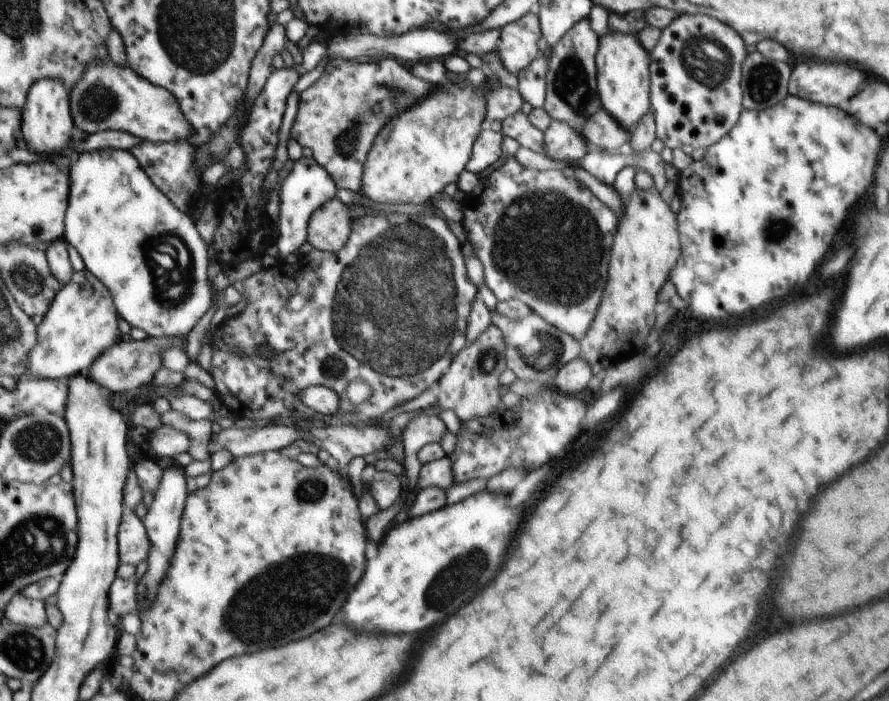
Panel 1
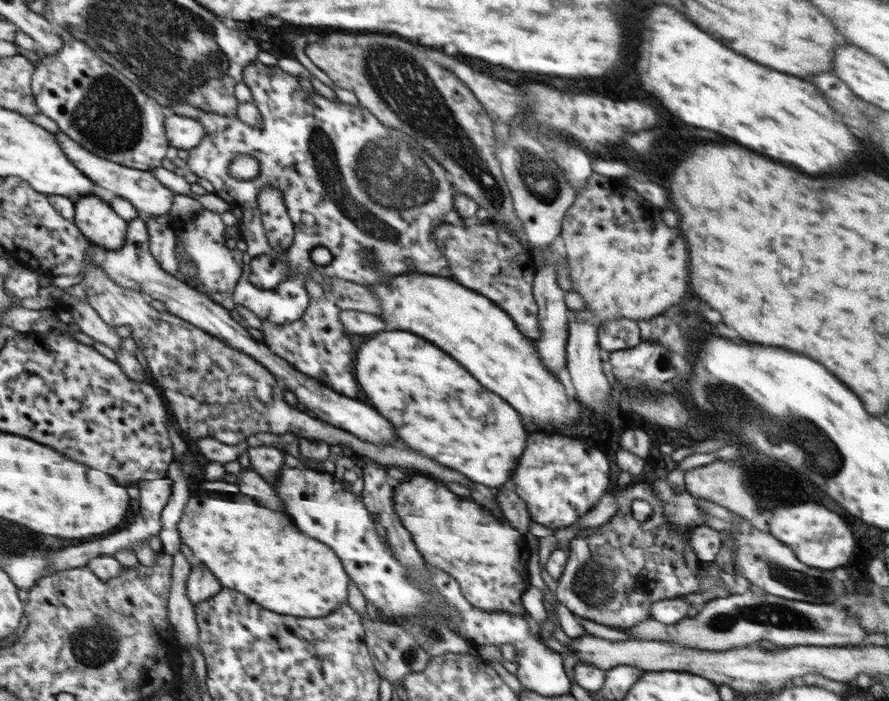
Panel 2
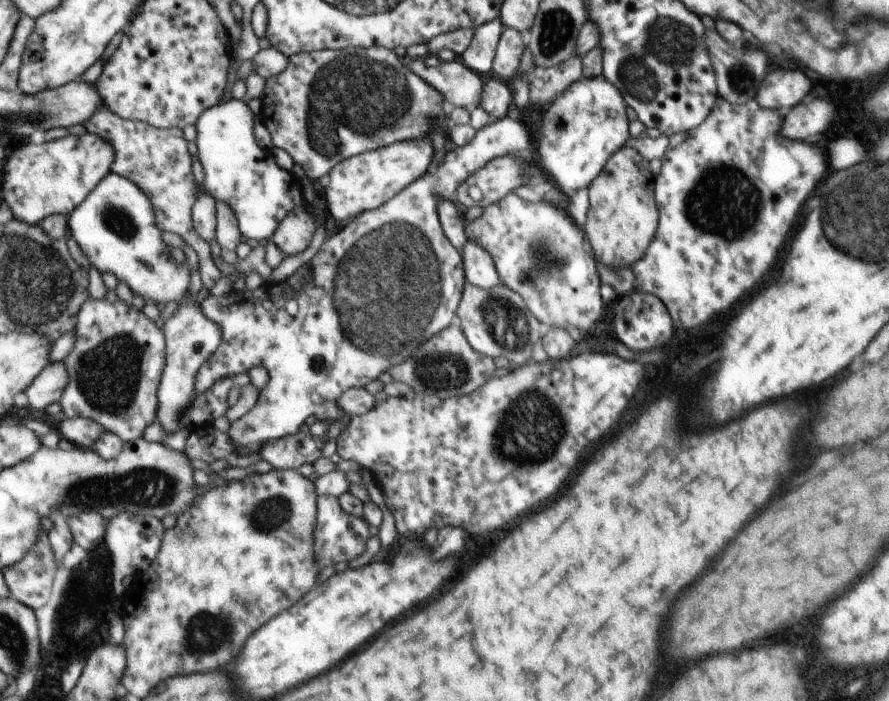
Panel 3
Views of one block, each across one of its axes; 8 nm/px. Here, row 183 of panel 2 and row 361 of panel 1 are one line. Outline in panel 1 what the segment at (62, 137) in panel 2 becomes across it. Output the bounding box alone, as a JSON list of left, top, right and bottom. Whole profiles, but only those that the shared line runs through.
[88,336,185,393]

